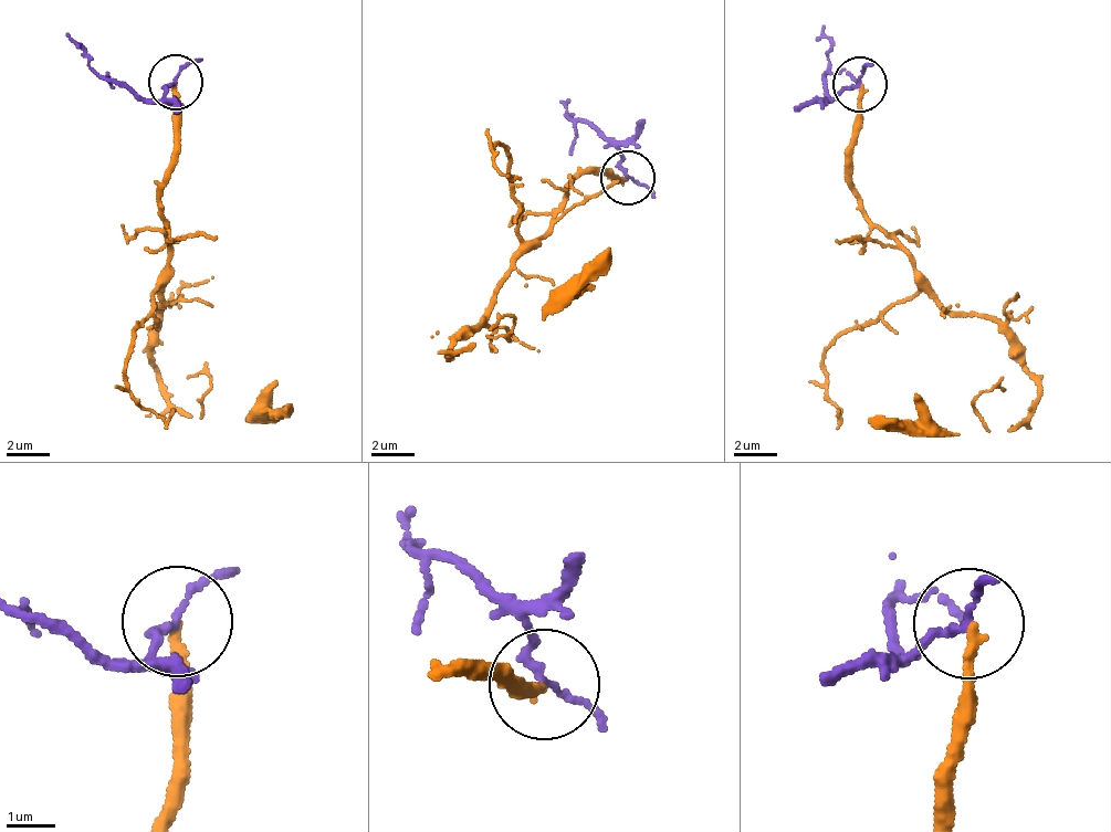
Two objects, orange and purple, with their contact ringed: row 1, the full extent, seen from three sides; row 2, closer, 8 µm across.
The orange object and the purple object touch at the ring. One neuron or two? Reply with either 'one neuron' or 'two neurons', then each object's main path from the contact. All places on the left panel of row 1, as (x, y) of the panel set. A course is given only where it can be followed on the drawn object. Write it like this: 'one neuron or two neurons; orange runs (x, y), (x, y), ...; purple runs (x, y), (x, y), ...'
two neurons; orange runs (177, 83), (159, 386), (189, 414), (211, 390), (247, 419), (284, 409); purple runs (177, 83), (155, 102), (107, 80), (65, 31)

